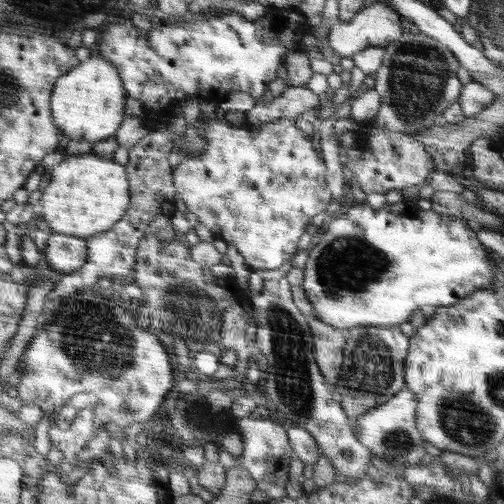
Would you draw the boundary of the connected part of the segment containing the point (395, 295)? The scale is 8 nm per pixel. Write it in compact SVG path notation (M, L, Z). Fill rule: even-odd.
M403 198L402 202L393 205L387 203L381 210L375 210L367 203L358 204L322 221L322 224L321 233L309 248L307 263L305 268L302 269L304 281L301 286L305 291L307 300L310 300L312 304L316 317L344 332L352 327L362 325L400 325L402 322L408 322L410 316L414 314L414 310L416 308L420 309L424 304L435 307L452 306L452 304L458 304L458 300L462 300L464 296L468 296L476 290L490 290L493 286L493 277L498 266L496 266L496 262L492 261L492 256L490 256L486 246L477 237L476 229L466 224L462 219L442 216L434 213L433 210L421 210L418 207L418 202L410 202L408 199Z

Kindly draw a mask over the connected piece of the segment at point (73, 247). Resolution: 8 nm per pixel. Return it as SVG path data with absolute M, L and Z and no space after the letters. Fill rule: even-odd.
M62 233L50 234L42 252L51 268L63 276L79 270L87 254L85 238Z

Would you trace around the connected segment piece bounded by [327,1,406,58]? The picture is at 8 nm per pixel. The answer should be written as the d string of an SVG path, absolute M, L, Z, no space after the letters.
M374 1L358 11L348 24L331 27L327 41L340 57L352 58L368 45L385 47L406 34L402 20L395 9Z

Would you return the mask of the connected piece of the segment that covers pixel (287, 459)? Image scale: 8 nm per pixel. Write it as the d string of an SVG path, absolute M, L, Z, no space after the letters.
M245 417L238 420L241 435L244 438L243 453L240 456L234 456L219 447L218 456L220 464L228 471L234 465L242 465L247 474L254 479L254 484L258 490L266 492L270 499L281 499L286 495L285 484L291 477L289 475L290 462L296 458L296 453L291 447L287 431L272 420L254 420L254 418Z

